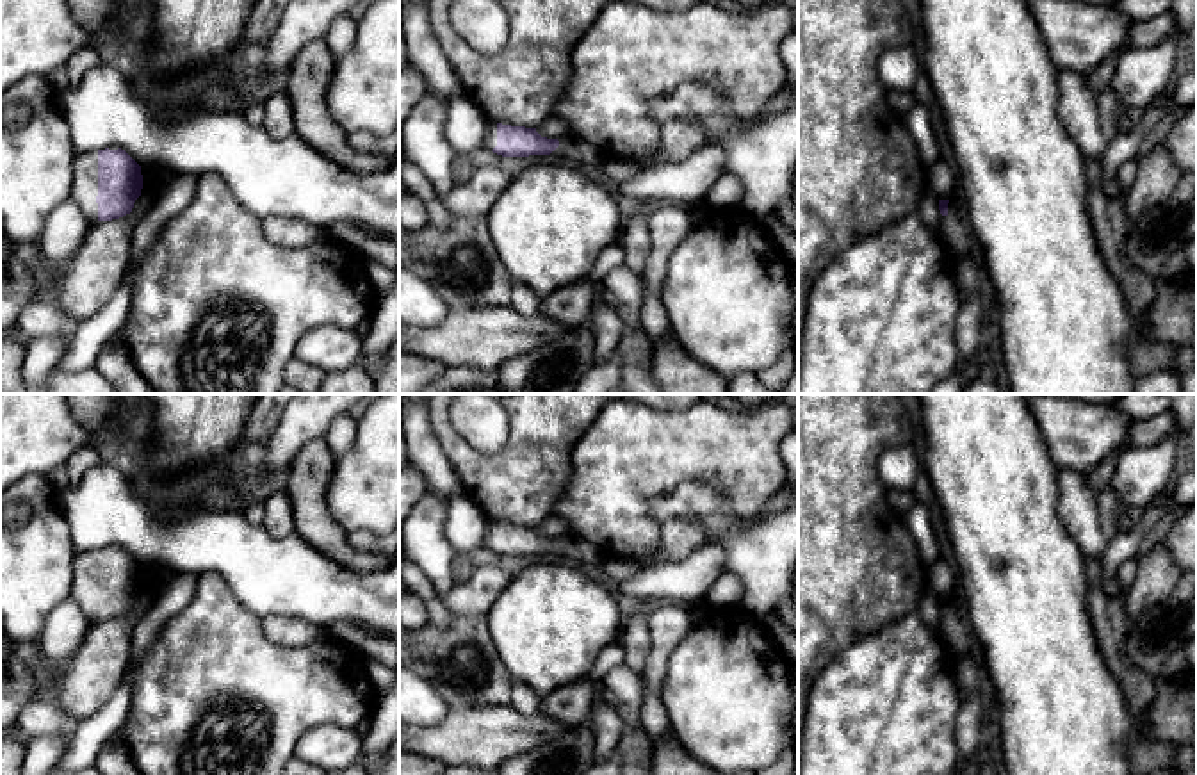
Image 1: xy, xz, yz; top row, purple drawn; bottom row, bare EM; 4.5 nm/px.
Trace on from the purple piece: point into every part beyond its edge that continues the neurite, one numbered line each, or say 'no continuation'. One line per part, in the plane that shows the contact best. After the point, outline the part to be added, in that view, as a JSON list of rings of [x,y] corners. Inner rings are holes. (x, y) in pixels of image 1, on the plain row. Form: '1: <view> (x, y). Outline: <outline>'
1: xy (84, 588). Outline: [[[98,551],[75,552],[69,597],[91,622],[98,622]]]

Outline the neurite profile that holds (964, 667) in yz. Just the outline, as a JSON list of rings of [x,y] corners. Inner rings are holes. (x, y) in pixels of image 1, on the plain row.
[[[969,650],[953,661],[953,673],[958,686],[960,700],[964,702],[980,688],[980,675],[974,657]]]

